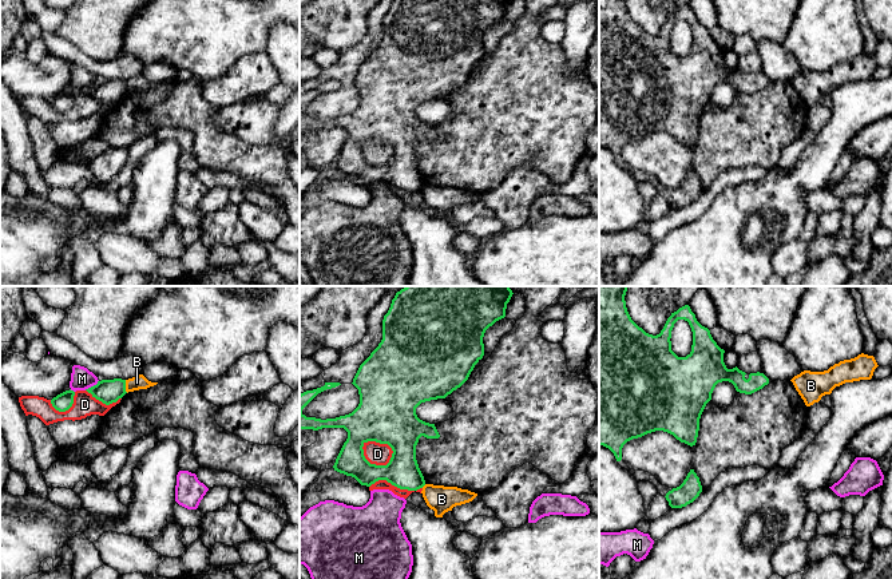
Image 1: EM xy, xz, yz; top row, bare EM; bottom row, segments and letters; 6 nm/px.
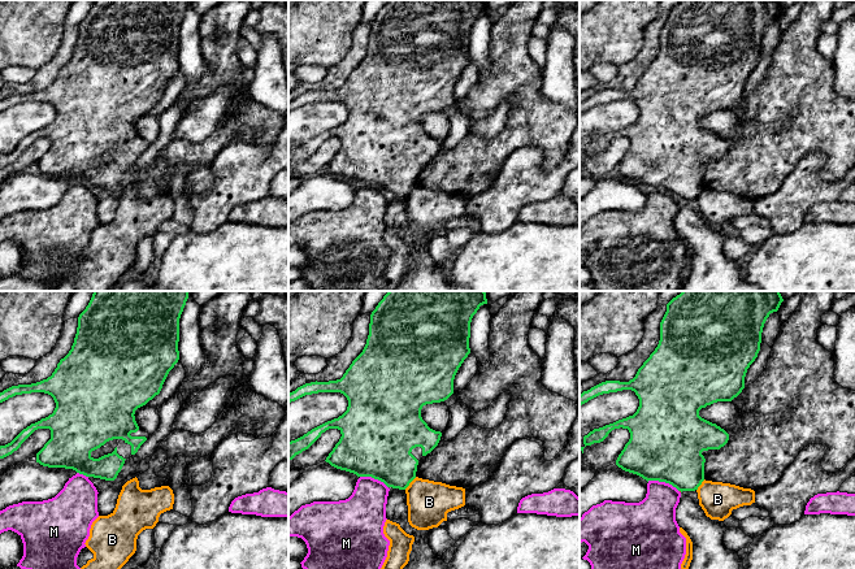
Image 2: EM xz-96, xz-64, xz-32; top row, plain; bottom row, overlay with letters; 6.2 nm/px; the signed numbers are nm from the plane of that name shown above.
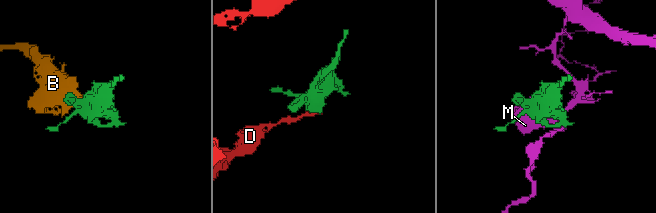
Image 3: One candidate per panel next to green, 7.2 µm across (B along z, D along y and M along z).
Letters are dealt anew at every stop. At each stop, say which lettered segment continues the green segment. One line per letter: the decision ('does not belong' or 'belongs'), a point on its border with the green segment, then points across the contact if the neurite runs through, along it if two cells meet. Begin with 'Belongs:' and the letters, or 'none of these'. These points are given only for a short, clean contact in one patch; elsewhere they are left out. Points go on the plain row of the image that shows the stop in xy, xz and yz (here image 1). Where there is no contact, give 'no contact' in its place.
Belongs: none of these
B: does not belong | xy (125, 87) | along xy (125, 80), (125, 90), (127, 92)
D: does not belong | xz (369, 163)
M: does not belong | xy (91, 87)

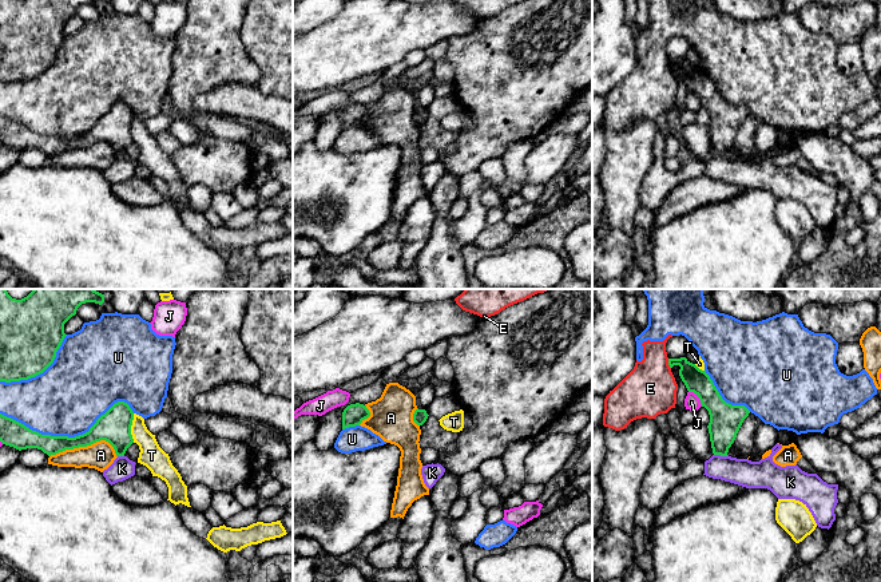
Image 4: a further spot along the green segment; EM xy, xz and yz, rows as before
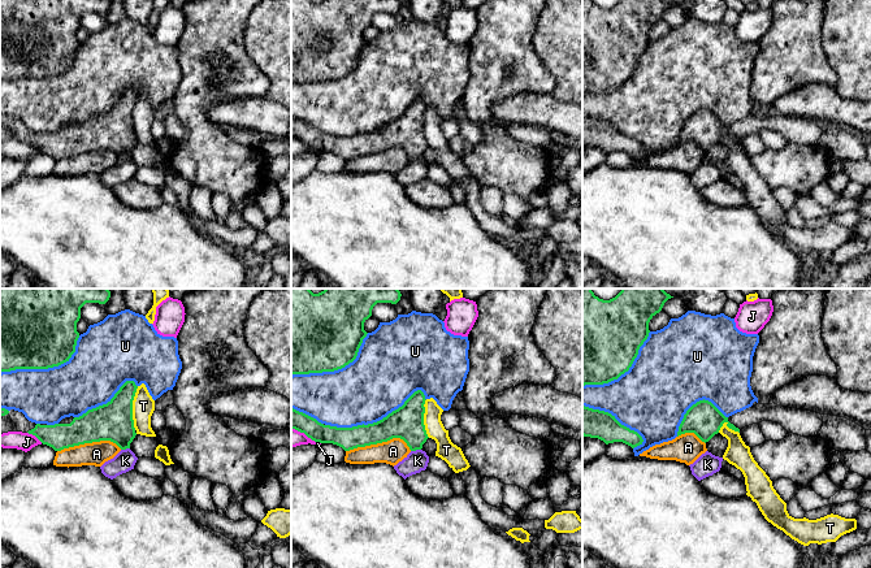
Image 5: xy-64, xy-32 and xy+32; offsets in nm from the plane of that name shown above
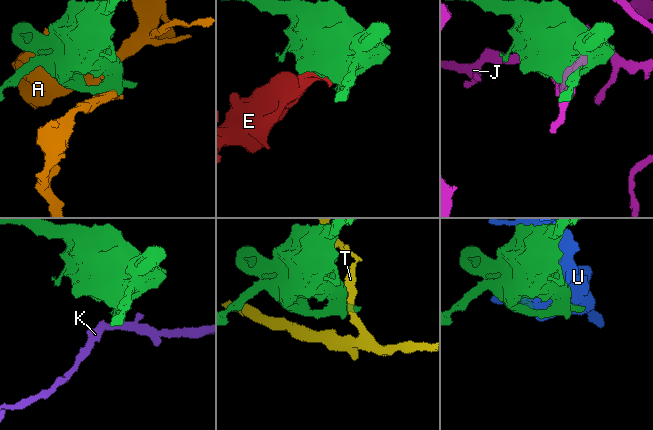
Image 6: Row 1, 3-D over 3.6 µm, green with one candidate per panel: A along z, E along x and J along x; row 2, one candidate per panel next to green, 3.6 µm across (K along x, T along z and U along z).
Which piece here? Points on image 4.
Belongs: none of these
A: does not belong | xy (84, 146)
E: does not belong | yz (669, 64)
J: does not belong | yz (698, 96)
K: does not belong | yz (721, 155) | along yz (714, 154), (727, 155)
T: does not belong | xy (130, 129)
U: does not belong | xy (67, 137)

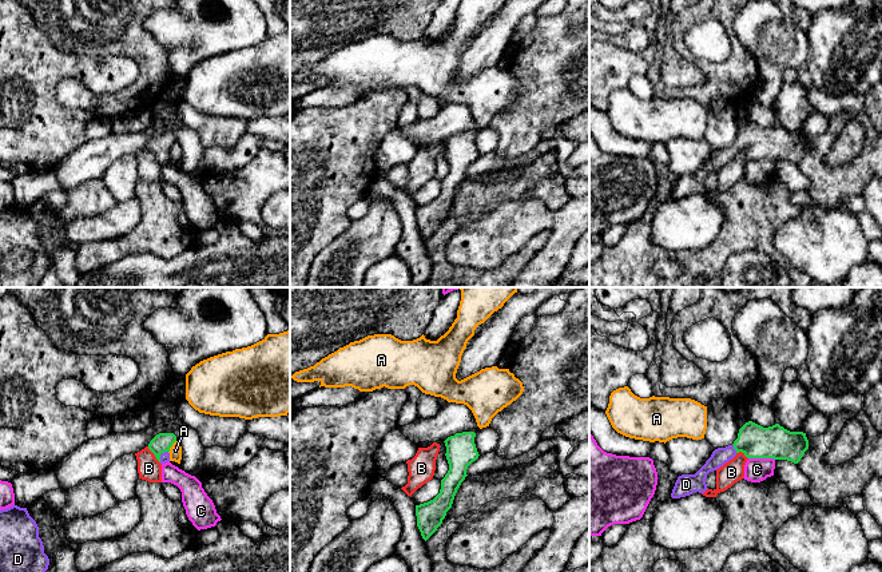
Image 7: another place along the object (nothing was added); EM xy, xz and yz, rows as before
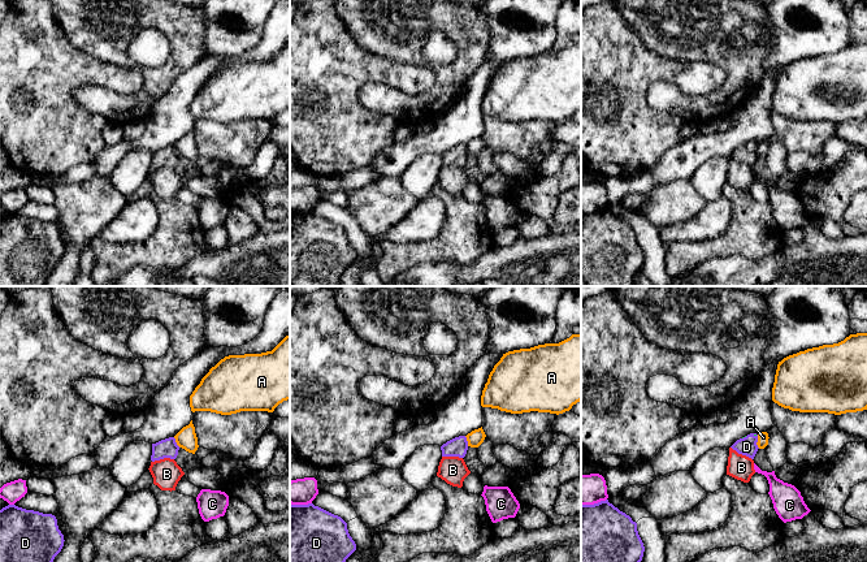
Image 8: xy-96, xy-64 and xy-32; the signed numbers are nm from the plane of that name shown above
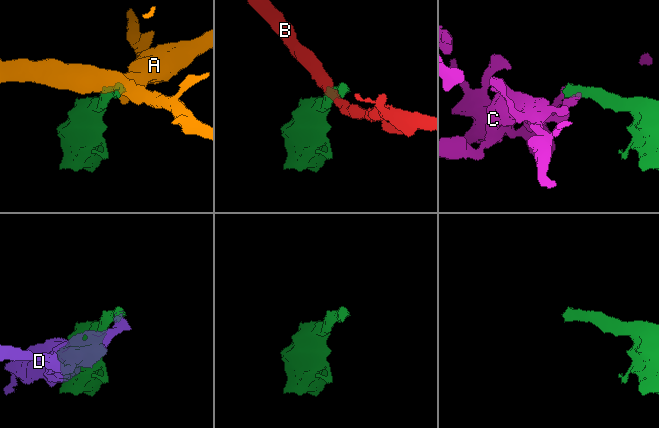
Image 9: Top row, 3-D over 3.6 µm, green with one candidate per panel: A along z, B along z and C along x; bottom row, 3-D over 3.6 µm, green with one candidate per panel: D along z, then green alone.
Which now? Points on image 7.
Belongs: D
A: does not belong | xy (171, 146) | along xy (175, 140), (169, 153)
B: does not belong | yz (742, 153) | along yz (737, 153), (741, 153), (747, 159)
C: does not belong | yz (762, 158) | along yz (749, 158), (771, 158), (774, 161)
D: belongs | yz (734, 149) | across yz (755, 142), (734, 149), (720, 157)

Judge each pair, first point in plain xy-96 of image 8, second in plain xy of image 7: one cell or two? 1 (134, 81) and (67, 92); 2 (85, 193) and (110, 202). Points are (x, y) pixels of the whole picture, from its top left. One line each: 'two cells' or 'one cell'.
1: two cells
2: one cell

